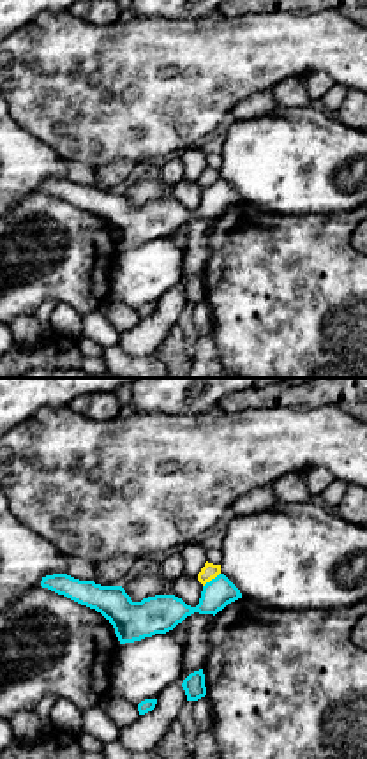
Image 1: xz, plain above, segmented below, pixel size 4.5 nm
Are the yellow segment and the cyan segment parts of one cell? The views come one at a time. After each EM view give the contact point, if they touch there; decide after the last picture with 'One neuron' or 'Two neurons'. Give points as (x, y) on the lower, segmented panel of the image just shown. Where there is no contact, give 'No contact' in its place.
Touches yellow at (210, 579)

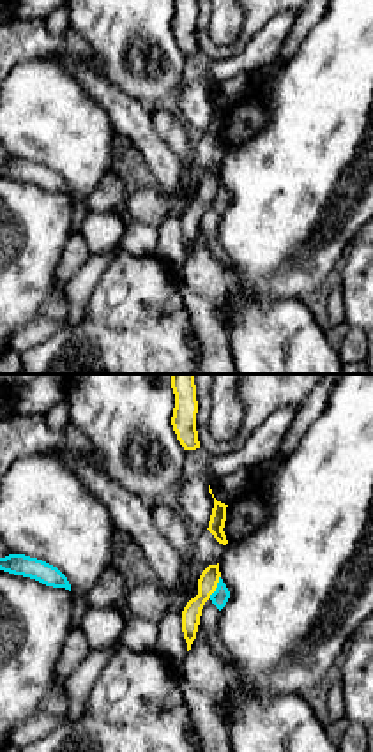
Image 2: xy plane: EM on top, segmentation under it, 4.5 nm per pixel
Touches yellow at (216, 586)

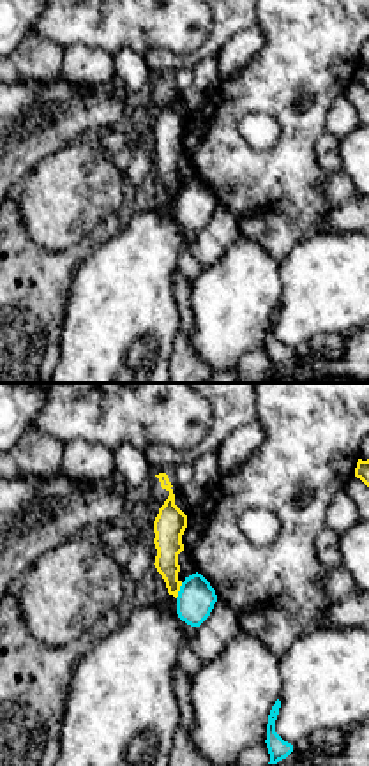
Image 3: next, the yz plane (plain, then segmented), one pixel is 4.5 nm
Touches yellow at (179, 590)

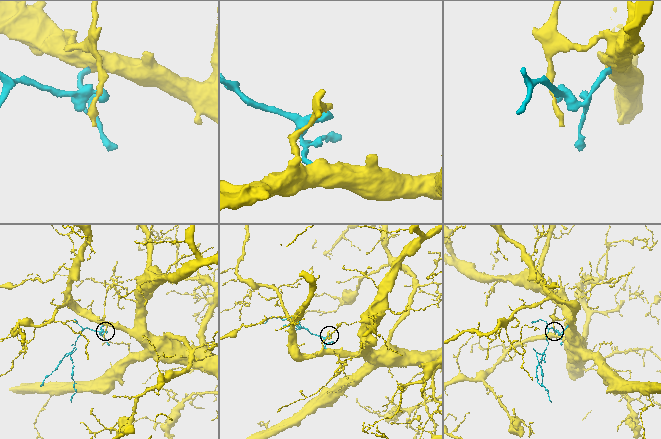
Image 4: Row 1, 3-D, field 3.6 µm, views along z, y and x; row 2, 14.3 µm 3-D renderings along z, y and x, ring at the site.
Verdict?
One neuron

